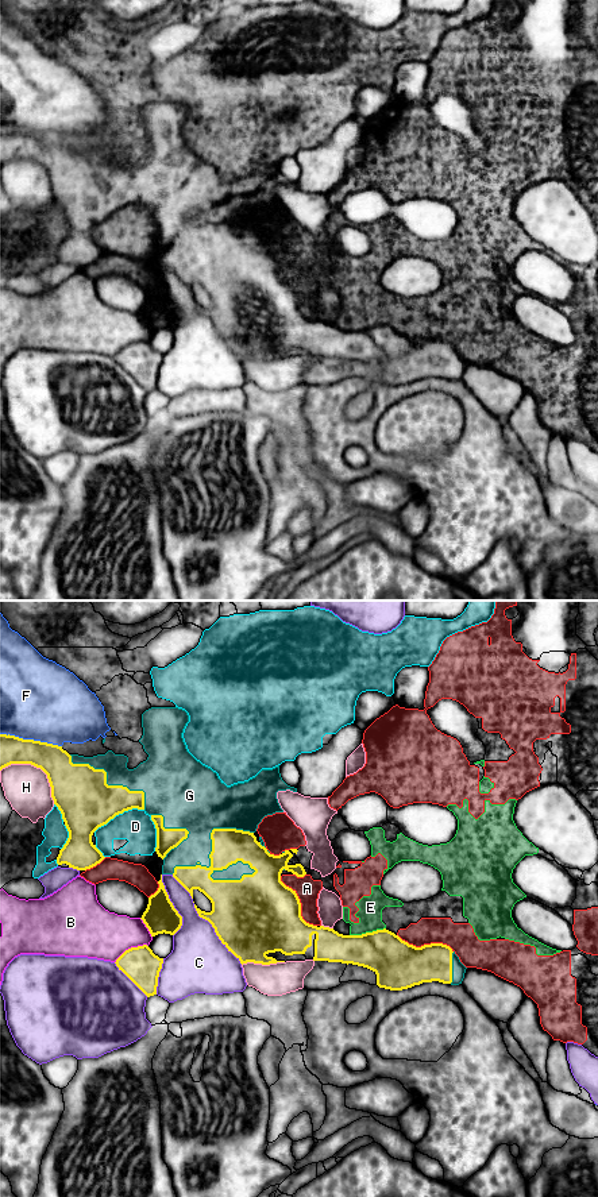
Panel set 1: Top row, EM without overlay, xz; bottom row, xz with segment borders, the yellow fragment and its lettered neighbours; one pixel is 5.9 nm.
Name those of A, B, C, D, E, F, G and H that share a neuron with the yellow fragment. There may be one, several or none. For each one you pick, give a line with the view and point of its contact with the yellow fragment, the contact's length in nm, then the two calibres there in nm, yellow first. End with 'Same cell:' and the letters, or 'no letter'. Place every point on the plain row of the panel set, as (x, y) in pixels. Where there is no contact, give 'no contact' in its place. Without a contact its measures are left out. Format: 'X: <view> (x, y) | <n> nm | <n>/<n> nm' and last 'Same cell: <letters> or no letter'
G: xz (212, 243) | 550 nm | 200/300 nm
Same cell: G

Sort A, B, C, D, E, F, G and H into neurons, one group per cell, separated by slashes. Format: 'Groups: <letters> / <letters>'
Groups: A E / B / C / D / F / G / H

